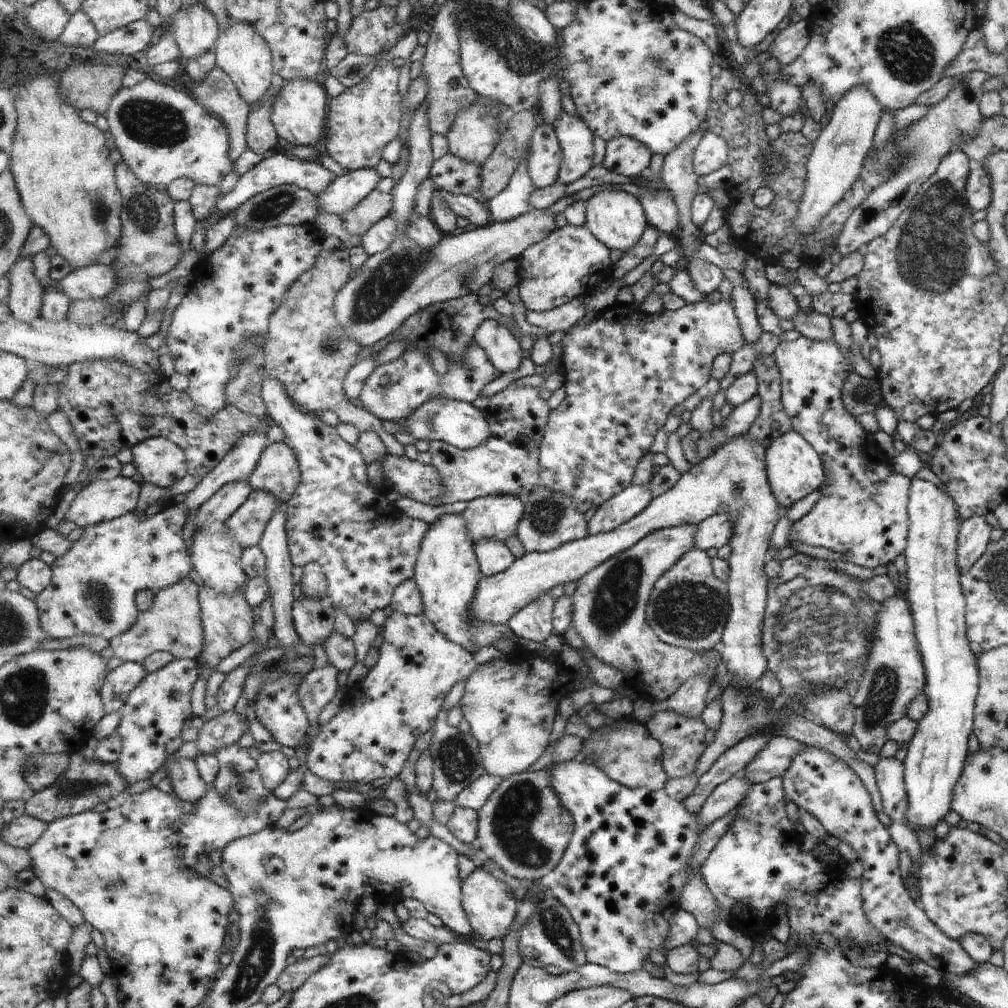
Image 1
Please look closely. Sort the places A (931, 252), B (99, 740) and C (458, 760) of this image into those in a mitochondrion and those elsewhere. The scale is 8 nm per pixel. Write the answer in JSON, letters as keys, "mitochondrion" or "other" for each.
{"A":"mitochondrion","B":"other","C":"mitochondrion"}

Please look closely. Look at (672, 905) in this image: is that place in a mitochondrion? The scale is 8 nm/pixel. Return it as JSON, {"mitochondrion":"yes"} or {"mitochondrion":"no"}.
{"mitochondrion":"no"}

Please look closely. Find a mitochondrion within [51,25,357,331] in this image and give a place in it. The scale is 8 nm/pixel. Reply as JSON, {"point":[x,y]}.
{"point":[149,122]}

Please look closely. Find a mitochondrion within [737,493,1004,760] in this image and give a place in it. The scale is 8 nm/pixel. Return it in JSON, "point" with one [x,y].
{"point":[816,630]}

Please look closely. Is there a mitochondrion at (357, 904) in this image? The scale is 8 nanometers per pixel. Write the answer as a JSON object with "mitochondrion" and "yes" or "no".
{"mitochondrion":"no"}

